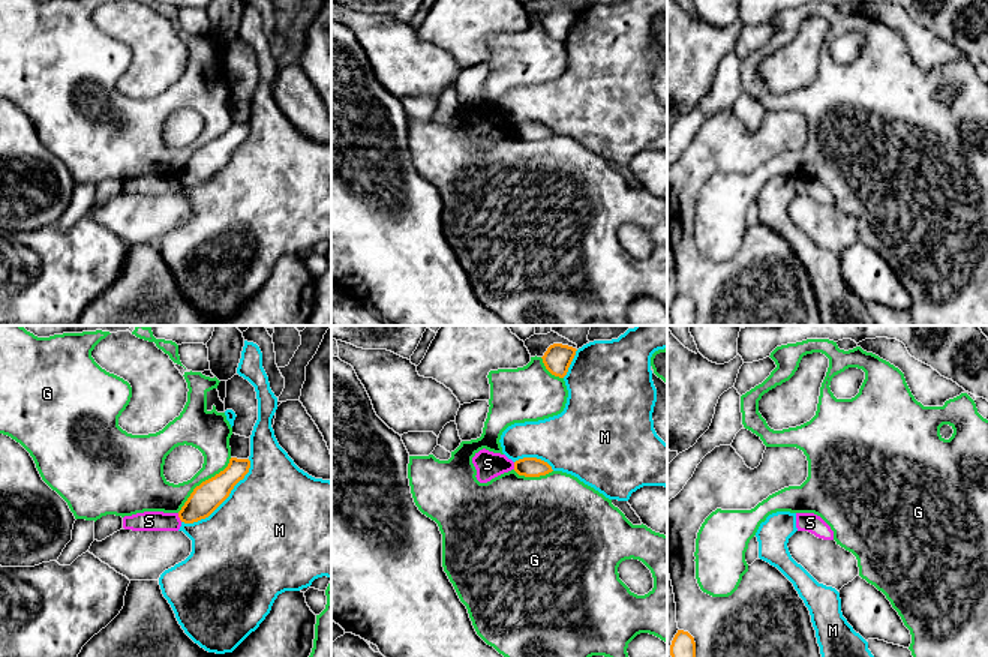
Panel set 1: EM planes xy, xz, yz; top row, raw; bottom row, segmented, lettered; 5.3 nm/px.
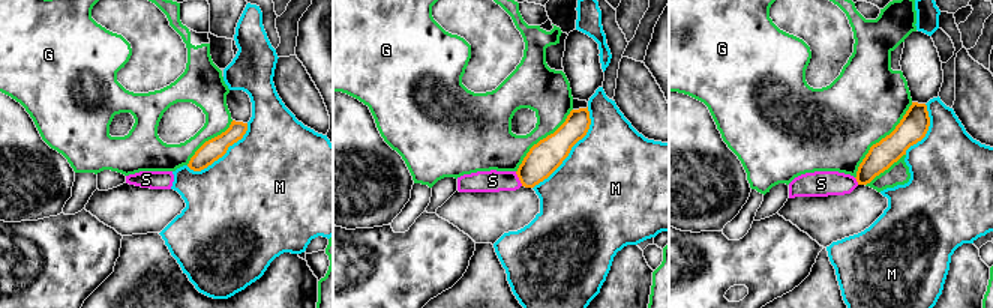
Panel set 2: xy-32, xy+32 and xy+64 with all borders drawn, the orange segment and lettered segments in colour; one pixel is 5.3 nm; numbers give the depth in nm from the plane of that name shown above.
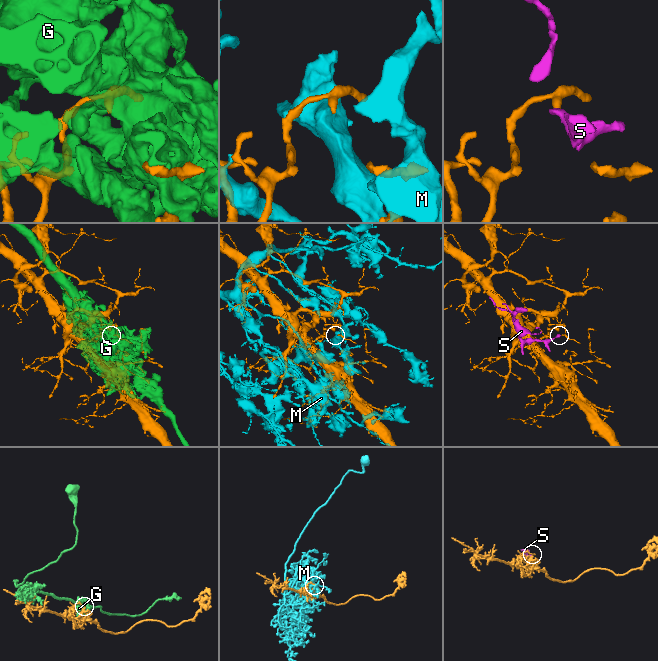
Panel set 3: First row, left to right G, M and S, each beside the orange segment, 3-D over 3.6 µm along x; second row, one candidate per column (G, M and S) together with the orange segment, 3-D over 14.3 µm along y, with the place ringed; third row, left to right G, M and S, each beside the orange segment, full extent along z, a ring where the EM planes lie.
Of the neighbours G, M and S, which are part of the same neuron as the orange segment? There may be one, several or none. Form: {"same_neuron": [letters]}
{"same_neuron": []}

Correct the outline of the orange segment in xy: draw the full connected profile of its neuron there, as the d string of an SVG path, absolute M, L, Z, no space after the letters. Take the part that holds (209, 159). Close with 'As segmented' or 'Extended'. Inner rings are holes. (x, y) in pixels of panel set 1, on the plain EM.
M231 122L228 130L193 153L178 182L193 188L208 182L231 158L234 150L249 136L250 124Z. As segmented

